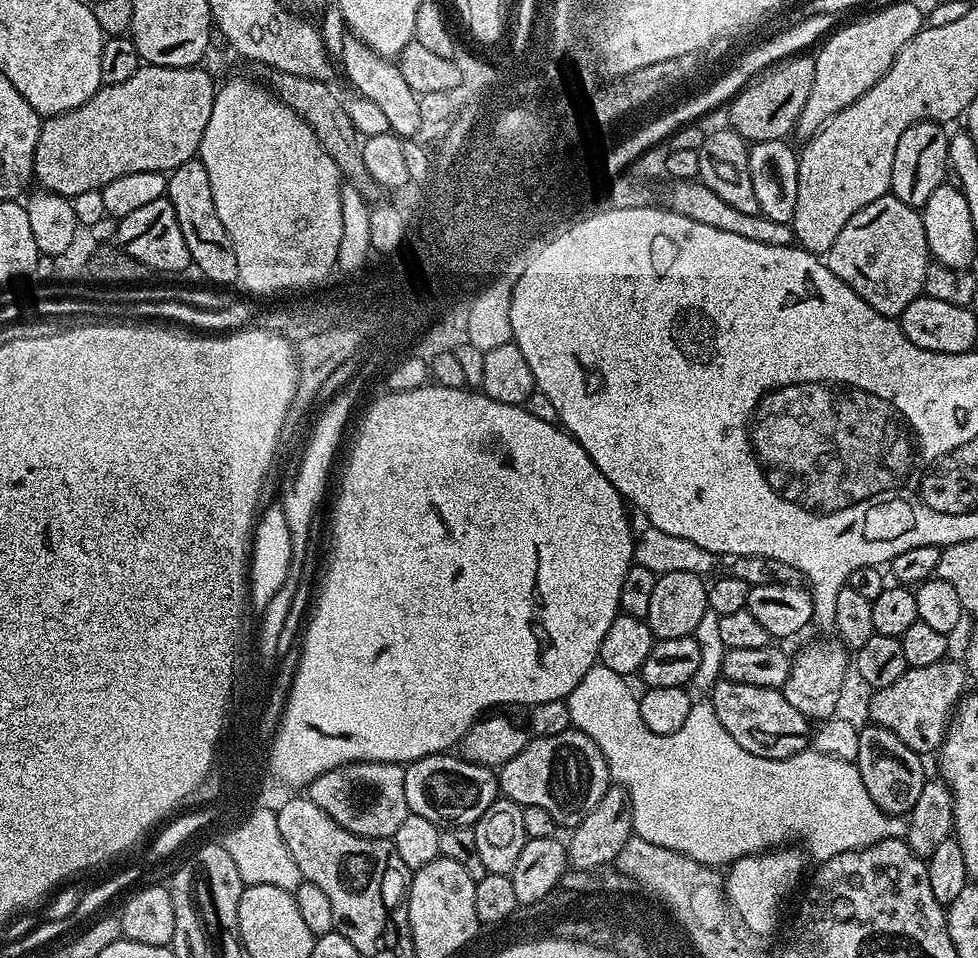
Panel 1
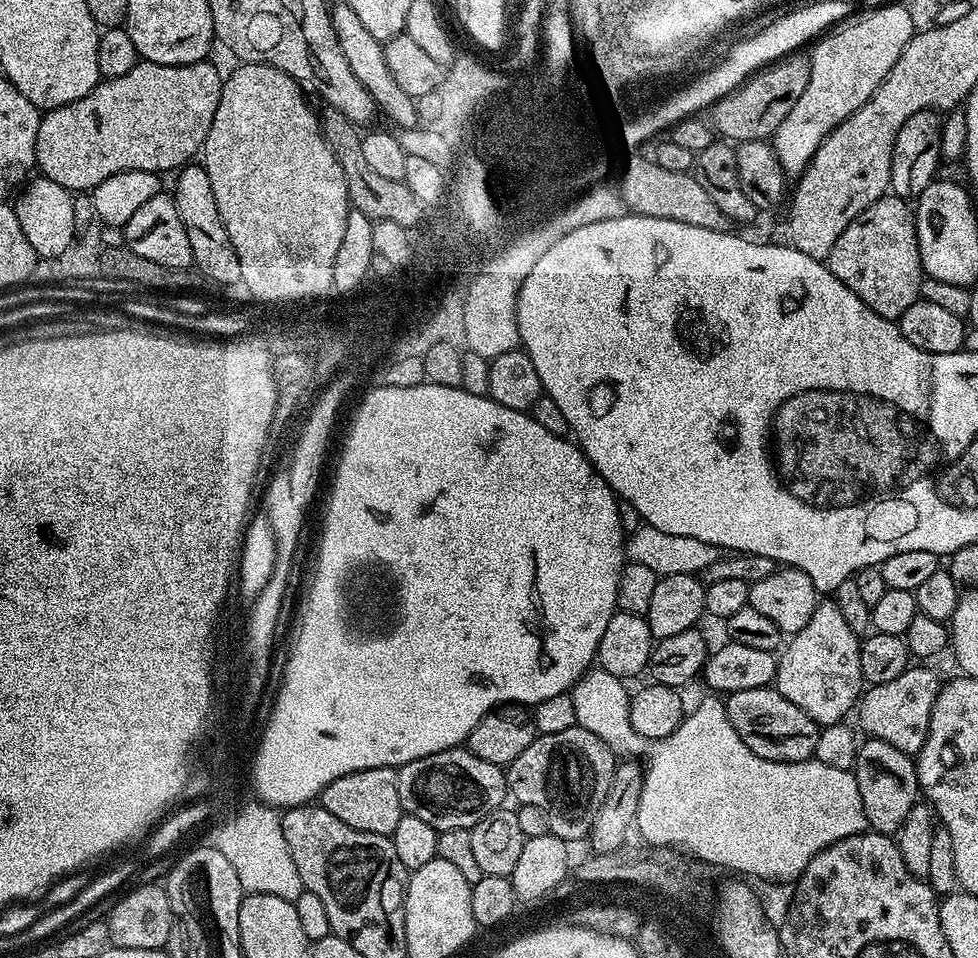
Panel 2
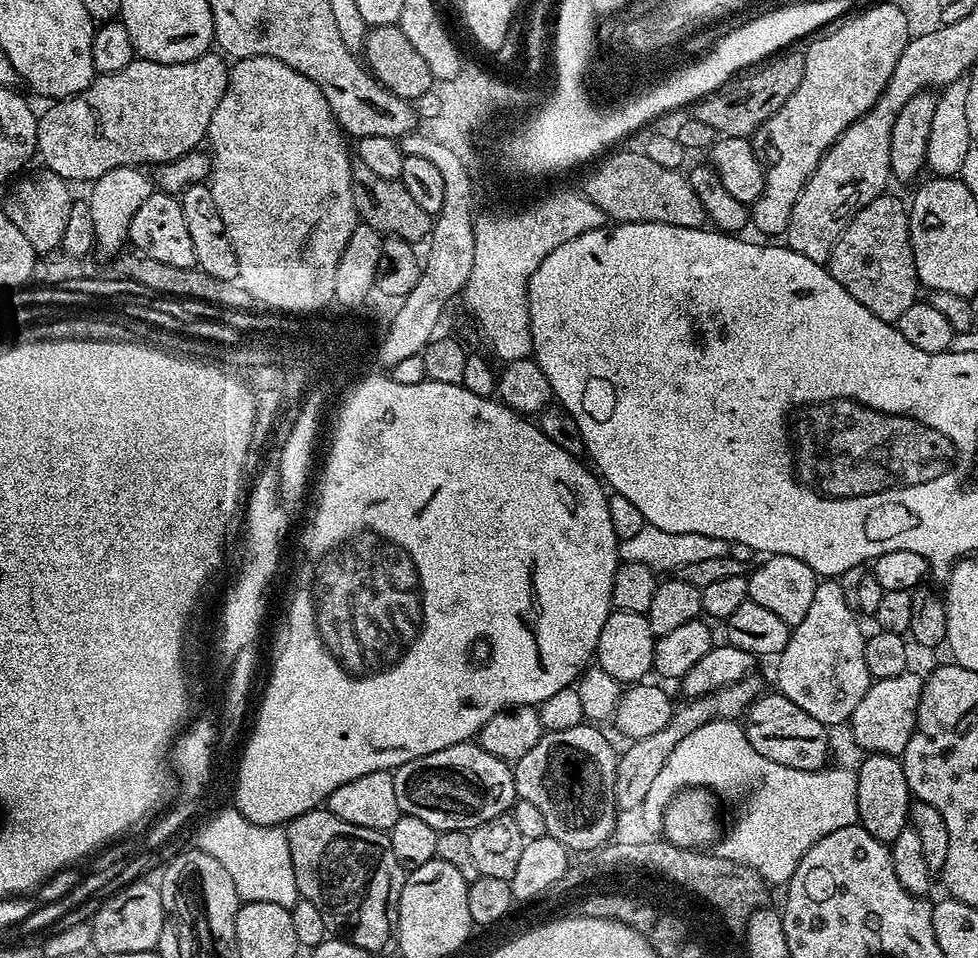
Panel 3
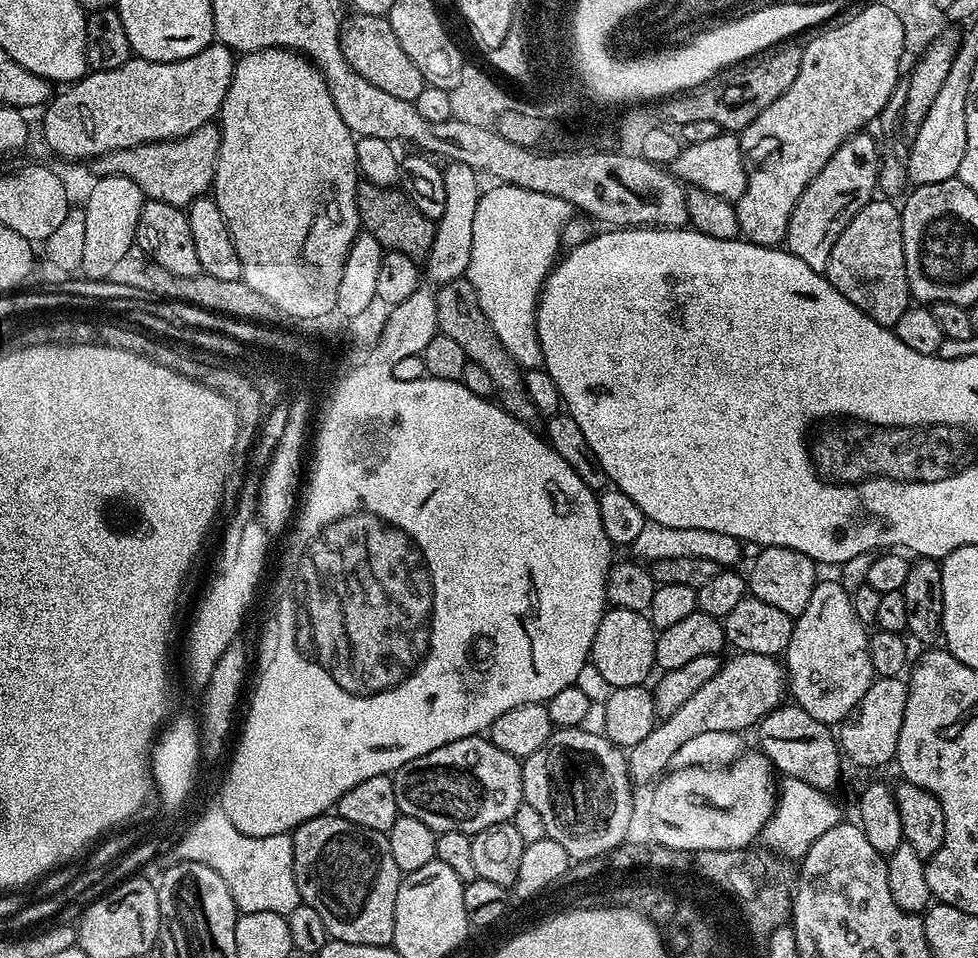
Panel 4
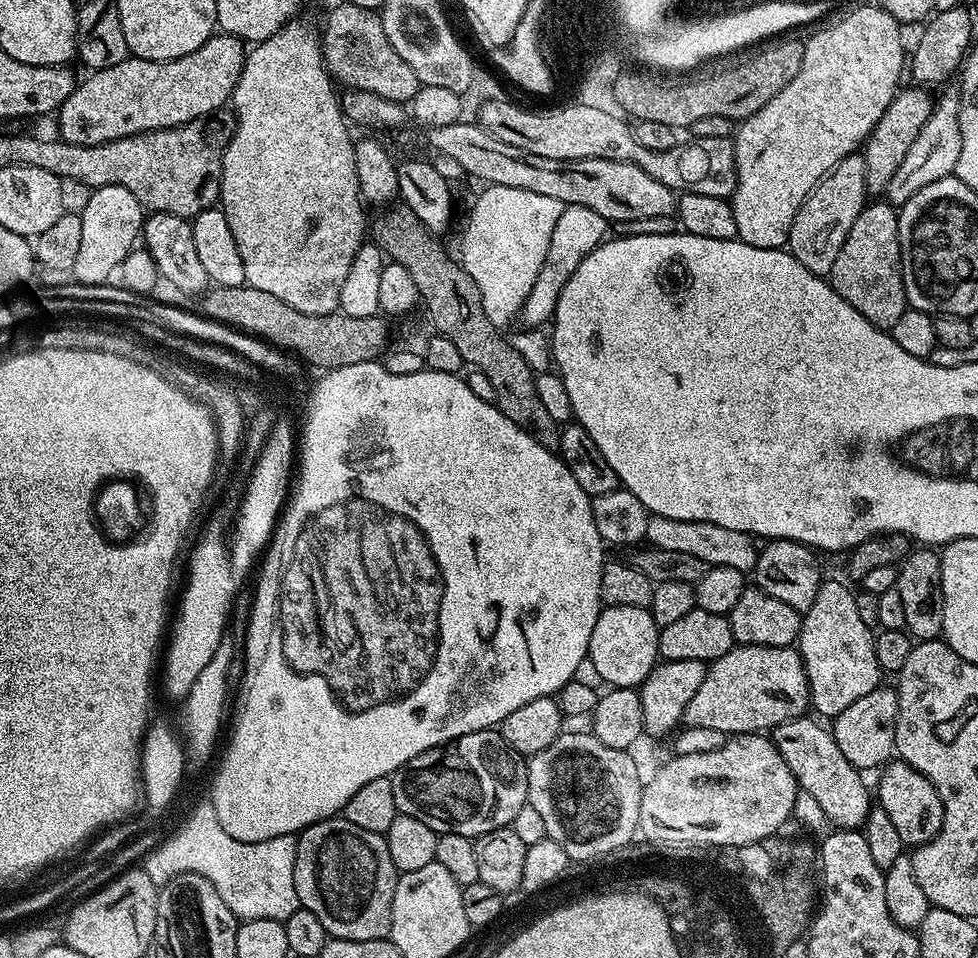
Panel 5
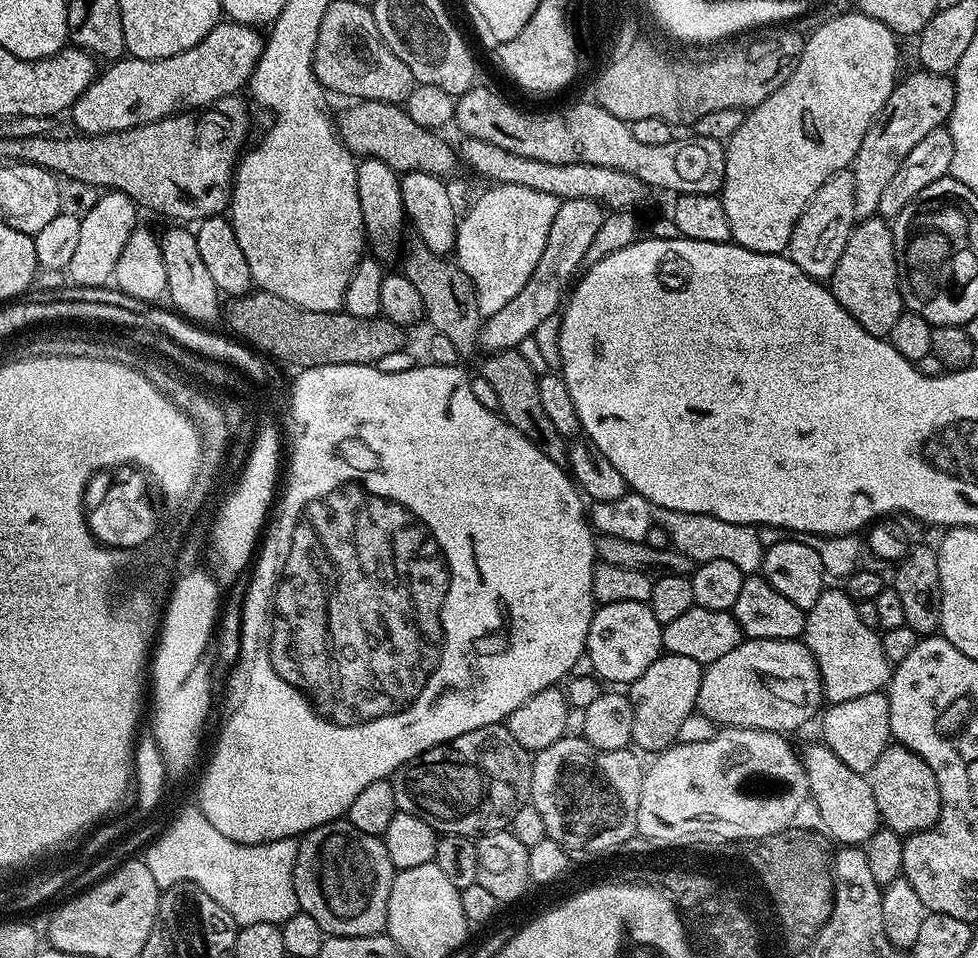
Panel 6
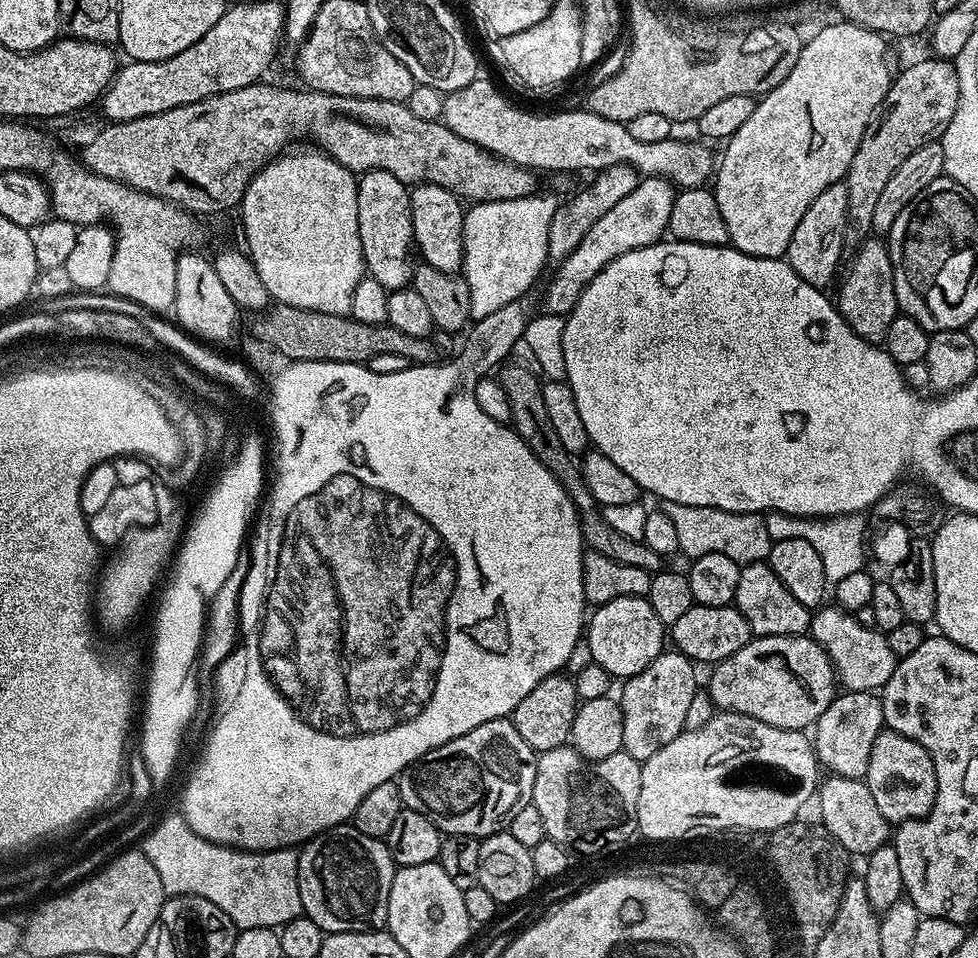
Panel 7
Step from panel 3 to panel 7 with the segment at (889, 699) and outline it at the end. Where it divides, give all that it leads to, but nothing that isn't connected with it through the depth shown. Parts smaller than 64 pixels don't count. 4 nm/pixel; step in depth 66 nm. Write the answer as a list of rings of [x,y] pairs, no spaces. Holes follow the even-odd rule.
[[[841,691],[826,706],[826,711],[817,718],[814,725],[814,747],[816,759],[829,769],[831,775],[864,780],[866,766],[870,766],[870,750],[874,738],[885,731],[886,725],[882,714],[882,702],[876,692]]]

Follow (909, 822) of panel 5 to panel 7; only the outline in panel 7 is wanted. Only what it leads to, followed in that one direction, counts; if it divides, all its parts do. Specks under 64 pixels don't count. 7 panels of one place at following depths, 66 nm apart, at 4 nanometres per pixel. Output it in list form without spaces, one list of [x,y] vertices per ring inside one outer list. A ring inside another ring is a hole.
[[[885,730],[878,734],[878,738],[874,738],[870,766],[866,766],[864,780],[874,798],[874,806],[882,810],[882,818],[886,818],[889,825],[899,826],[908,820],[922,820],[934,806],[934,762],[918,742],[897,732]]]

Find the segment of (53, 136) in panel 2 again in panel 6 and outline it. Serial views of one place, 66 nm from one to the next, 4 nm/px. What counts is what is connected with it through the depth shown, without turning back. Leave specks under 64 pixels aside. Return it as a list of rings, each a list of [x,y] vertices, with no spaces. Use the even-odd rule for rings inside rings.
[[[221,22],[213,26],[210,34],[202,38],[190,50],[174,54],[161,60],[143,60],[137,56],[121,58],[109,63],[108,68],[99,73],[90,87],[72,104],[70,117],[76,123],[75,131],[86,136],[101,136],[111,132],[130,130],[134,126],[146,126],[158,122],[164,116],[176,116],[180,112],[195,112],[197,108],[206,108],[223,96],[239,93],[252,79],[252,71],[264,49],[265,37],[260,36],[251,24]]]

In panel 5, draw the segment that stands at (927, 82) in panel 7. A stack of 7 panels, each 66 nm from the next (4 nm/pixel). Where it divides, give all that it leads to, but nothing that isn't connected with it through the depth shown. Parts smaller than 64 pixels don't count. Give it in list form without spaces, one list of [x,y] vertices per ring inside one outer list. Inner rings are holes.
[[[918,86],[911,87],[908,89],[905,87],[896,94],[874,131],[865,141],[862,155],[866,162],[866,188],[871,195],[876,196],[878,193],[881,195],[887,191],[890,178],[901,165],[907,151],[910,150],[911,143],[917,138],[919,130],[922,130],[926,118],[933,110],[934,100],[931,94],[929,96],[927,93],[929,91]]]

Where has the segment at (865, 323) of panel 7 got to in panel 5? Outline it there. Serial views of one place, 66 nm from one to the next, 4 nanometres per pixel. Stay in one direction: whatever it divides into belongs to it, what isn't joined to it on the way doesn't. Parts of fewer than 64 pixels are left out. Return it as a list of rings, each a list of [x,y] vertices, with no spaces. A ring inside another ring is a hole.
[[[887,202],[872,203],[865,203],[858,218],[854,218],[854,226],[850,226],[850,234],[846,234],[846,242],[842,242],[838,258],[834,258],[830,283],[838,295],[846,298],[846,302],[850,302],[850,306],[862,314],[862,318],[874,326],[891,330],[894,322],[898,322],[898,318],[902,318],[910,306],[904,293],[900,269],[898,212]]]

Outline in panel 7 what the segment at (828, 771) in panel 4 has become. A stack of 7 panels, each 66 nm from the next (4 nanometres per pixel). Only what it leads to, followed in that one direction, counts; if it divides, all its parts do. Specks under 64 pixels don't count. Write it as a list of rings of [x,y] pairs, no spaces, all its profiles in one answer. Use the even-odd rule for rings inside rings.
[[[829,775],[827,779],[828,781],[825,784],[823,781],[818,788],[818,801],[820,800],[818,820],[845,851],[849,854],[857,852],[860,858],[867,858],[874,850],[889,843],[890,825],[886,818],[882,818],[882,810],[874,806],[874,798],[867,783],[864,780],[851,780],[834,775]]]

